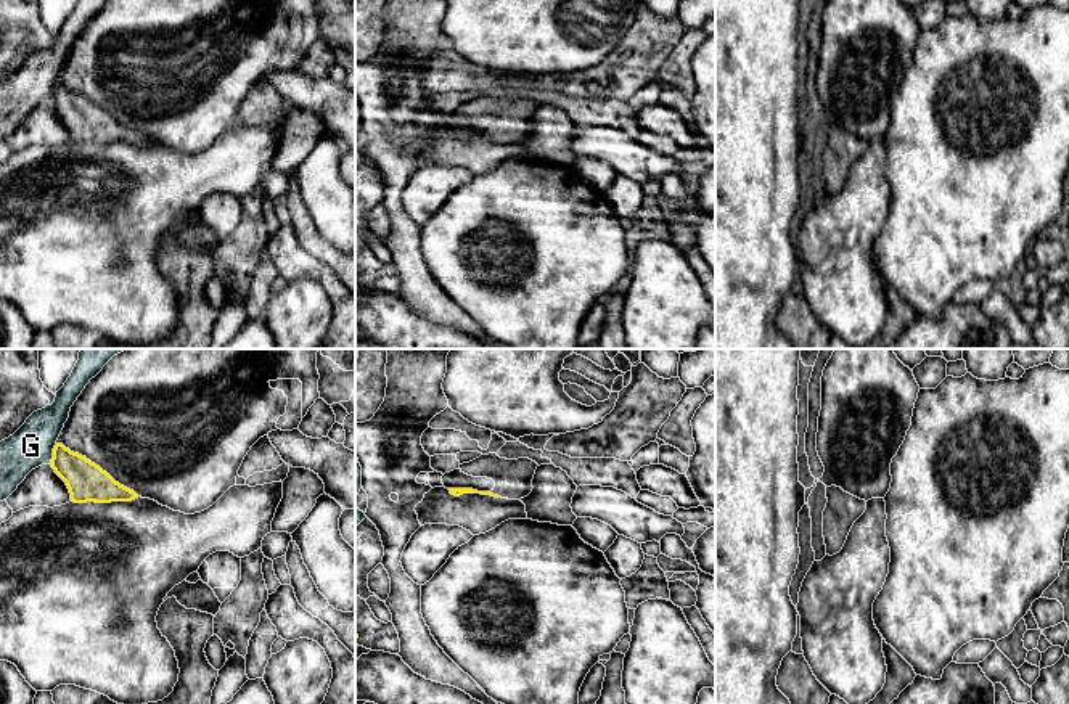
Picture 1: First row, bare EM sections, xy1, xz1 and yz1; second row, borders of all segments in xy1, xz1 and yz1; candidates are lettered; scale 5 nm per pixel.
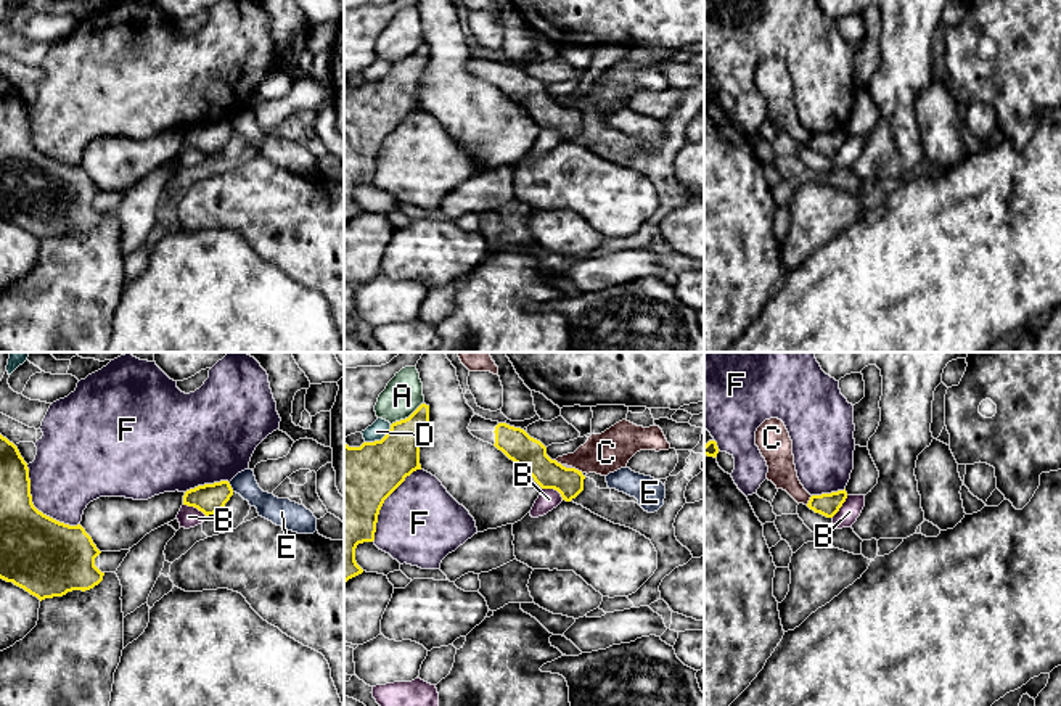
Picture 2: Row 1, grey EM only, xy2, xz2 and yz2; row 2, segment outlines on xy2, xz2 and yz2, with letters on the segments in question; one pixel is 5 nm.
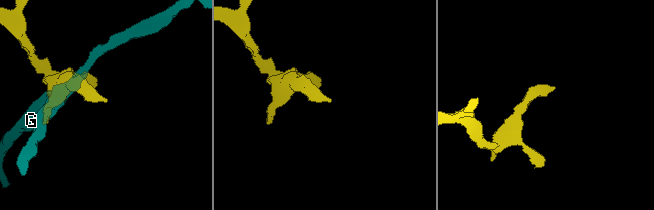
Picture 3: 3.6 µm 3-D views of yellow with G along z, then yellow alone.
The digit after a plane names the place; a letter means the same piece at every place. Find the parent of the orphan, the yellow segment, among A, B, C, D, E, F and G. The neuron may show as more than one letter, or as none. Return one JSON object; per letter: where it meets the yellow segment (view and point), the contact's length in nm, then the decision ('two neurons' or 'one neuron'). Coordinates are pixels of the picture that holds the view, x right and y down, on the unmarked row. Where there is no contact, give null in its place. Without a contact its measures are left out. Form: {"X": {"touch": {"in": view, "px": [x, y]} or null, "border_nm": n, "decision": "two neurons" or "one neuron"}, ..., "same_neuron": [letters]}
{"A": {"touch": {"in": "xz2", "px": [409, 57]}, "border_nm": 200, "decision": "two neurons"}, "B": {"touch": {"in": "xz2", "px": [553, 127]}, "border_nm": 130, "decision": "two neurons"}, "C": {"touch": {"in": "xz2", "px": [577, 110]}, "border_nm": 60, "decision": "two neurons"}, "D": {"touch": {"in": "xz2", "px": [381, 79]}, "border_nm": 160, "decision": "two neurons"}, "E": {"touch": {"in": "xy2", "px": [230, 127]}, "border_nm": 50, "decision": "two neurons"}, "F": {"touch": {"in": "xy2", "px": [36, 148]}, "border_nm": 400, "decision": "two neurons"}, "G": {"touch": {"in": "xy1", "px": [53, 94]}, "border_nm": 110, "decision": "two neurons"}, "same_neuron": []}

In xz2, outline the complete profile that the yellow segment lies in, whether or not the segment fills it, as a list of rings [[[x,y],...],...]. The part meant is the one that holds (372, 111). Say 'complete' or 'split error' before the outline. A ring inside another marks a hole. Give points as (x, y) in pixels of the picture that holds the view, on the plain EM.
complete; [[[421,43],[408,58],[391,64],[389,72],[375,82],[349,87],[344,79],[344,224],[362,214],[355,201],[358,183],[373,182],[384,140],[410,116],[421,109],[420,87],[429,63],[429,45]]]

